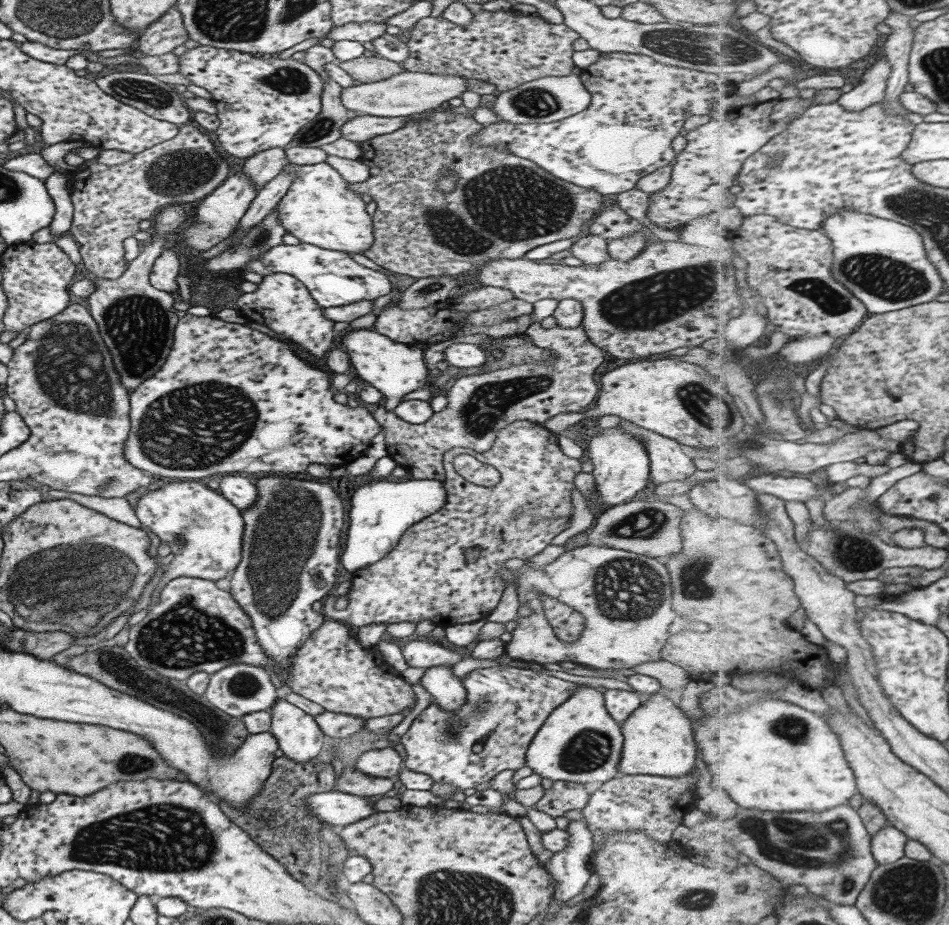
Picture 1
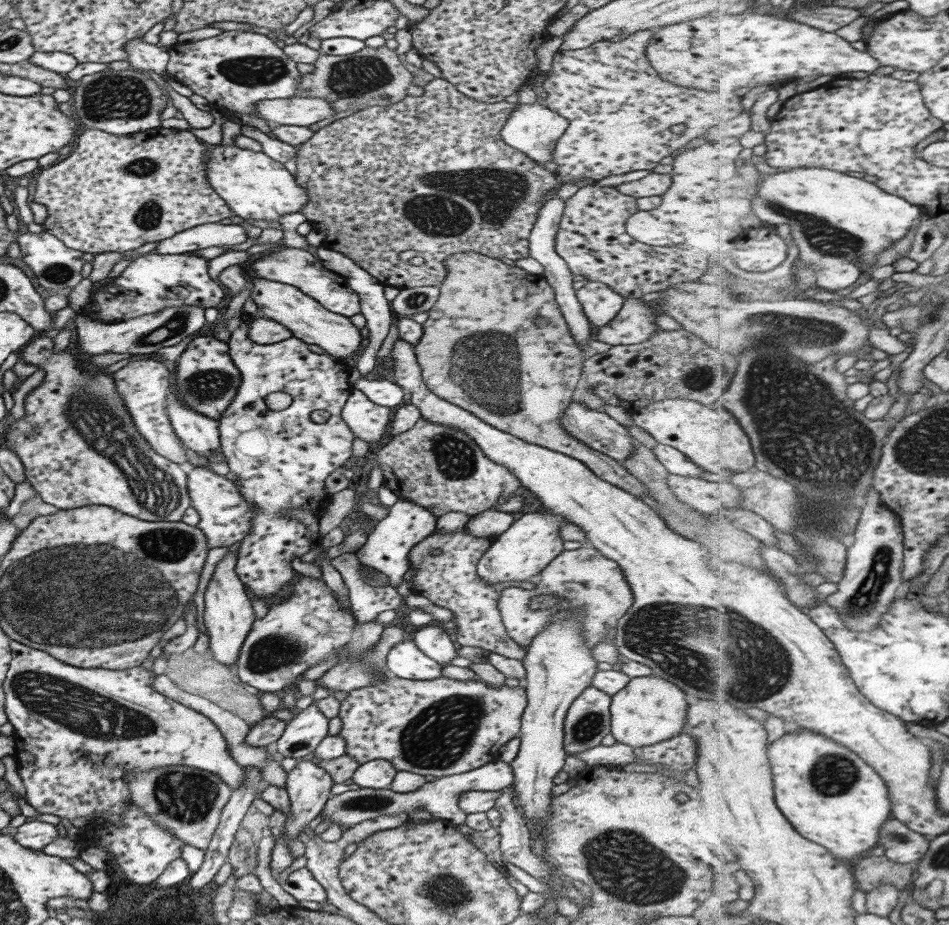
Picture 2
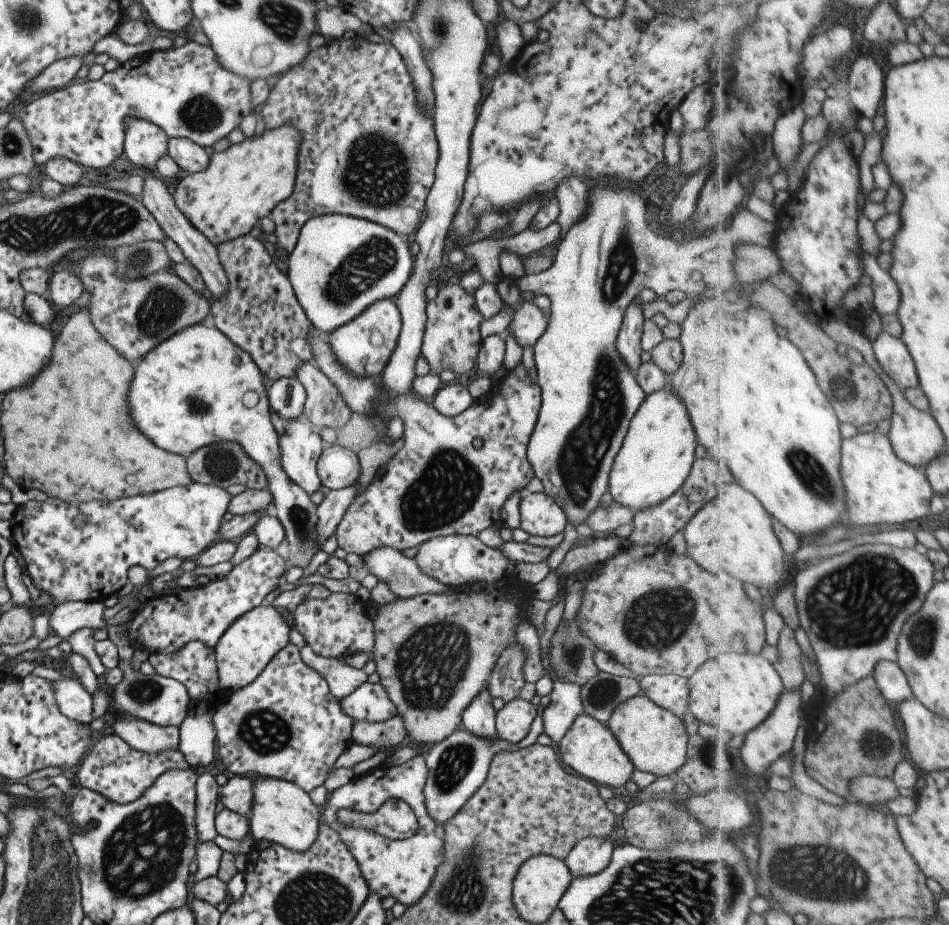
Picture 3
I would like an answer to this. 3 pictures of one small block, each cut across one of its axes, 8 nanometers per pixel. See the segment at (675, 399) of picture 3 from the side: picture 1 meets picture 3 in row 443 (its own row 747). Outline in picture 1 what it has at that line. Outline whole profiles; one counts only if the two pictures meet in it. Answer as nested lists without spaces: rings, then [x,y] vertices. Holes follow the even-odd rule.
[[[657,692],[639,704],[620,724],[623,735],[617,772],[619,775],[647,774],[677,778],[691,774],[698,757],[693,730],[685,713]]]

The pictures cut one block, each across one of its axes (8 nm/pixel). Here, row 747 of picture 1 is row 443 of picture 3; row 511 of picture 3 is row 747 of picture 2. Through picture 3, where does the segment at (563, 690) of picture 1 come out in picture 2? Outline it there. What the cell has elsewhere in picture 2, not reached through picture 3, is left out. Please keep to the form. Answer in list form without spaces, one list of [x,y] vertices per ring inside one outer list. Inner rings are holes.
[[[385,672],[383,681],[347,693],[340,702],[339,735],[345,739],[345,754],[359,764],[381,759],[390,762],[396,771],[412,772],[419,776],[463,774],[503,758],[506,742],[518,736],[520,716],[527,704],[523,684],[513,688],[501,684],[493,687],[476,677],[457,681],[449,677],[431,680],[407,680]]]

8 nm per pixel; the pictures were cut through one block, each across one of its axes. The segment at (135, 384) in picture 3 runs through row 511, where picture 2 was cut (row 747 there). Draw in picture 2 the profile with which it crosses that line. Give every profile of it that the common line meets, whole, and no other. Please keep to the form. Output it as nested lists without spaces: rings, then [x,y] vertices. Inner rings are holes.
[[[312,698],[308,707],[286,723],[281,736],[275,741],[275,752],[283,758],[294,759],[313,753],[319,741],[327,735],[328,724],[329,719],[319,712],[315,698]]]

